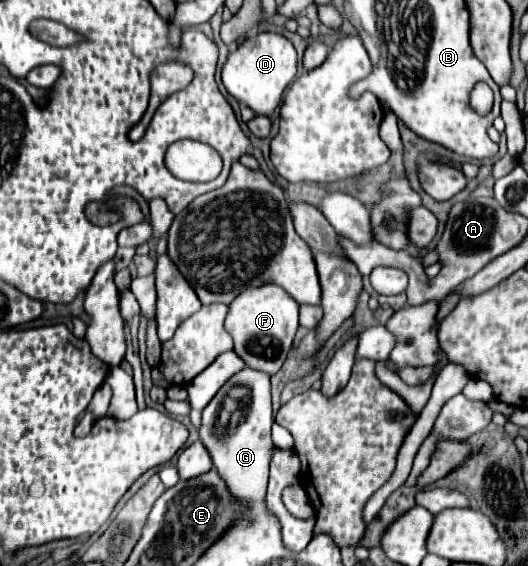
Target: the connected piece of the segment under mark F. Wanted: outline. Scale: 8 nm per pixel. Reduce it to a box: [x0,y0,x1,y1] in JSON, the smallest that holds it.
[226,284,298,374]

